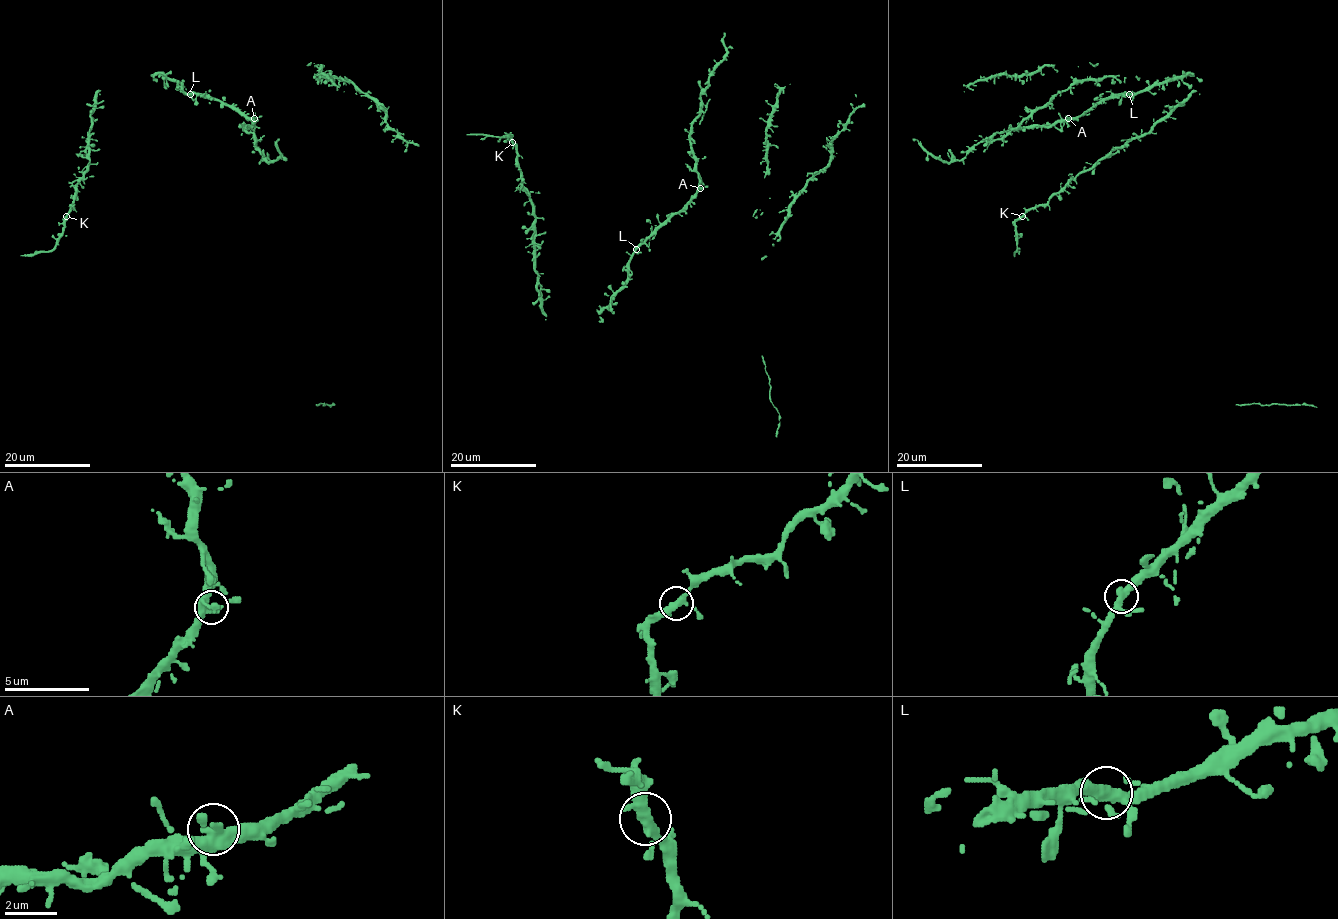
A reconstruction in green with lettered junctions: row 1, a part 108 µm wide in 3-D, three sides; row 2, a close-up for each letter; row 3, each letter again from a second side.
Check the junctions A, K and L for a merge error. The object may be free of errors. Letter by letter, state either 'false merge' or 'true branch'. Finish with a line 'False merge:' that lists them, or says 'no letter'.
A: true branch
K: true branch
L: true branch
False merge: no letter

